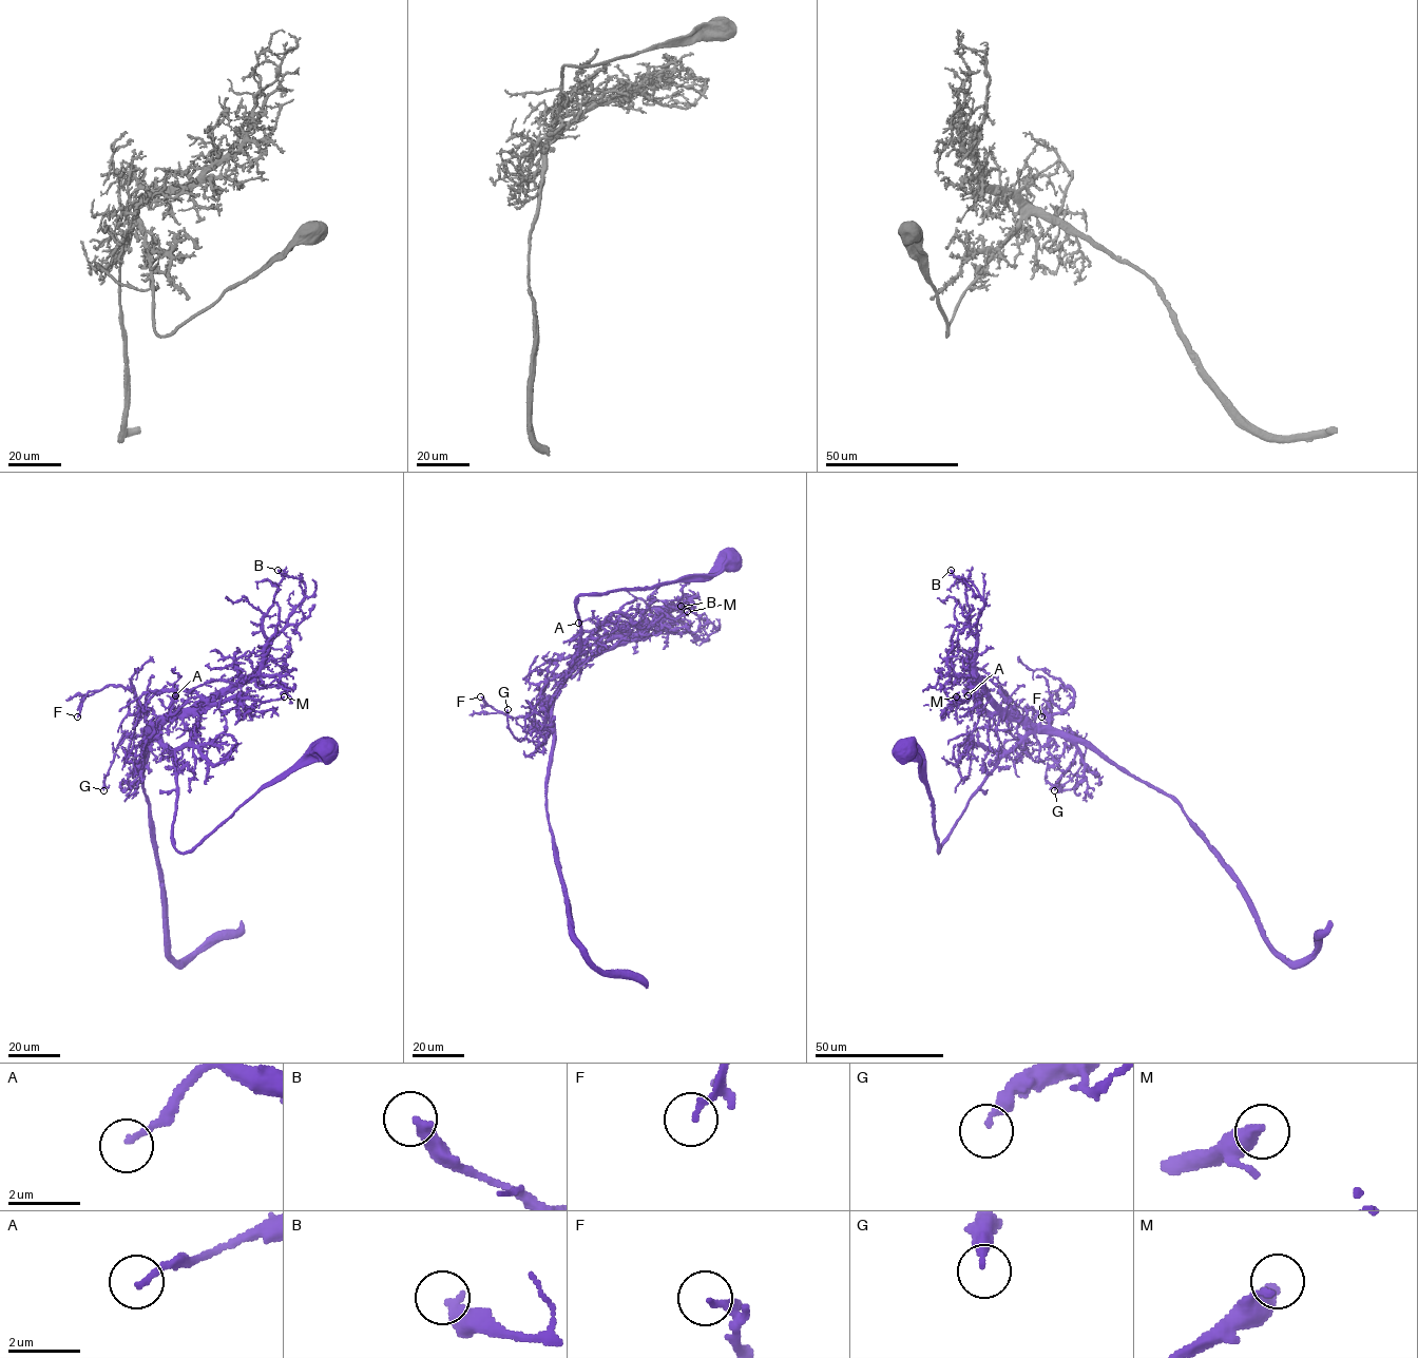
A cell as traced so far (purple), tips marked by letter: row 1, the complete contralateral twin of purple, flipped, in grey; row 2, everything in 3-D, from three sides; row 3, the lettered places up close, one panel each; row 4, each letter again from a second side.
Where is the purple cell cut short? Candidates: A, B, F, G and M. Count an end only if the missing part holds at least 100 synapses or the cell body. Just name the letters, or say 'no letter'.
no letter

